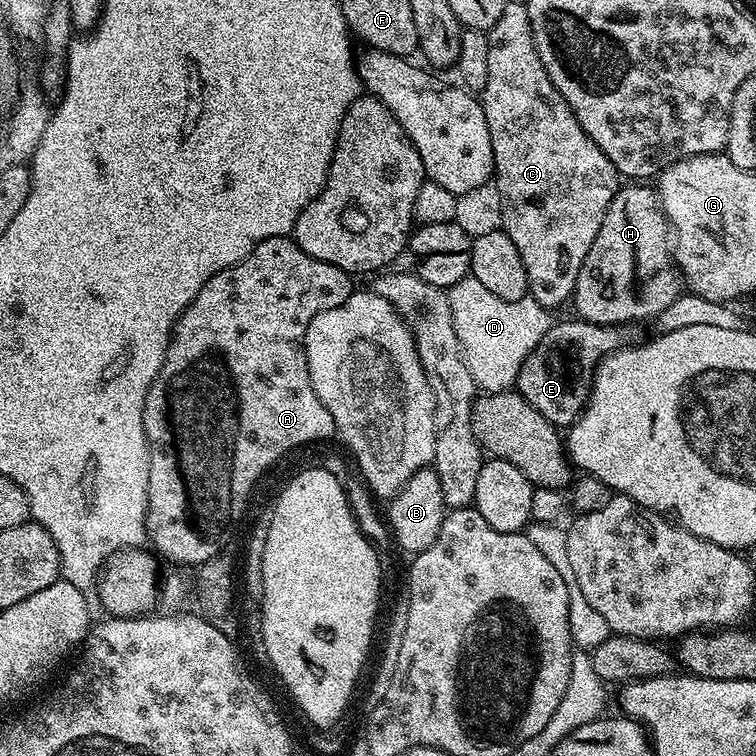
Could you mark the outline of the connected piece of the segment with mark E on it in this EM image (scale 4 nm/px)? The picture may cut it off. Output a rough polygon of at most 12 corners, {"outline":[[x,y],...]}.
{"outline":[[553,323],[515,387],[567,430],[600,361],[643,344],[639,323]]}

